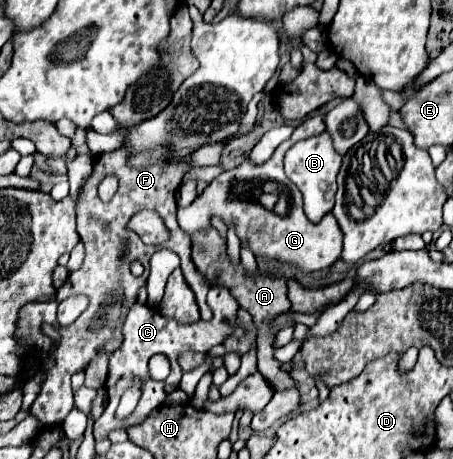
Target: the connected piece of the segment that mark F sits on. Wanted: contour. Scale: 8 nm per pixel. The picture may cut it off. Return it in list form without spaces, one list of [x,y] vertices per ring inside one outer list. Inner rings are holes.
[[[161,146],[161,150],[155,150],[153,154],[125,154],[125,150],[113,150],[113,152],[105,152],[105,154],[99,154],[93,162],[93,172],[89,176],[89,180],[85,182],[83,186],[83,194],[77,202],[77,232],[79,232],[79,238],[83,240],[85,244],[85,260],[83,260],[83,268],[73,272],[67,282],[57,290],[57,296],[55,300],[49,300],[49,302],[35,302],[35,304],[27,304],[23,310],[21,310],[21,320],[19,320],[19,330],[17,334],[25,338],[29,338],[29,346],[25,352],[31,352],[31,368],[25,370],[25,376],[33,376],[37,372],[45,372],[47,378],[43,382],[43,388],[41,388],[41,394],[37,396],[37,400],[33,402],[31,406],[31,414],[35,418],[39,418],[45,426],[57,426],[63,422],[65,414],[69,414],[69,410],[73,408],[73,390],[71,390],[71,376],[83,368],[87,368],[87,364],[99,354],[97,350],[103,350],[103,352],[113,352],[117,350],[117,346],[121,344],[121,324],[123,324],[123,318],[129,310],[129,306],[135,302],[137,298],[137,290],[141,286],[145,286],[147,282],[147,268],[149,268],[149,258],[151,254],[157,250],[155,246],[147,246],[141,242],[141,238],[127,230],[125,224],[129,222],[129,218],[139,212],[139,210],[155,210],[163,220],[165,220],[165,226],[169,230],[169,234],[181,234],[181,270],[183,270],[183,276],[185,280],[189,282],[189,287],[194,292],[196,302],[200,310],[201,319],[204,321],[211,320],[213,313],[207,304],[207,292],[209,292],[209,282],[207,278],[195,268],[193,260],[191,260],[191,240],[189,240],[189,234],[185,234],[177,220],[175,220],[175,212],[177,212],[177,204],[175,204],[175,192],[179,190],[181,186],[181,180],[183,176],[189,172],[189,164],[185,162],[185,158],[189,154],[193,154],[197,148],[191,148],[191,150],[169,150],[169,146]],[[105,176],[117,176],[119,178],[119,188],[115,192],[115,196],[109,200],[109,202],[101,202],[99,196],[97,196],[97,184],[105,178]],[[131,260],[139,260],[143,266],[145,266],[145,274],[135,278],[131,272],[129,272],[129,264]],[[73,294],[85,294],[89,298],[89,306],[87,310],[67,328],[59,326],[57,324],[57,306],[61,300],[65,300],[67,296],[73,296]],[[43,324],[53,324],[53,326],[59,326],[59,334],[61,334],[61,344],[57,346],[55,354],[51,356],[51,340],[43,334],[41,326]]]

